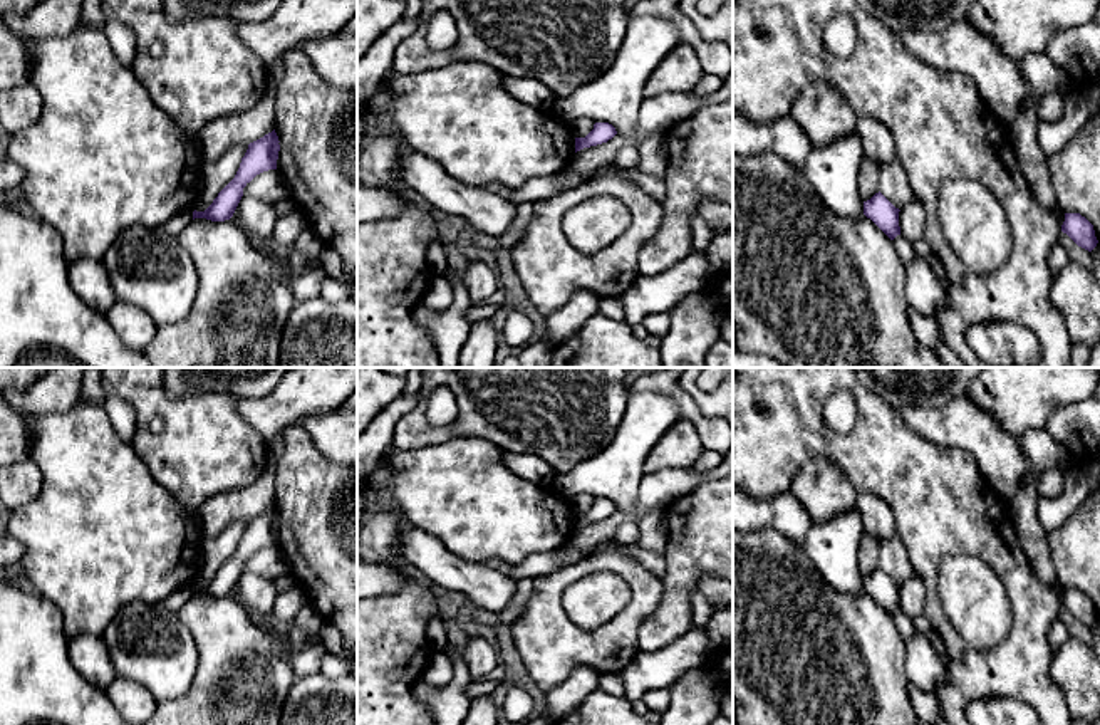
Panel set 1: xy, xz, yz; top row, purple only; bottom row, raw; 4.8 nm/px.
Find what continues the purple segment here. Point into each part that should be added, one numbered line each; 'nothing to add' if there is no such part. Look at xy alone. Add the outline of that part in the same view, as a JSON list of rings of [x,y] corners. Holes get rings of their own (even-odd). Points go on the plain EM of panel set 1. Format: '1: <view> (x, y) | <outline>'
nothing to add

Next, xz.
nothing to add

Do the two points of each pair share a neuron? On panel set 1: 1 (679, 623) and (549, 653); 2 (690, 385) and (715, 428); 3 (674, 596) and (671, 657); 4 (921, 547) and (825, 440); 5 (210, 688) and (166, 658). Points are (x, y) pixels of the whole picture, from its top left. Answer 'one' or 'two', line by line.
1: two
2: two
3: two
4: one
5: two

